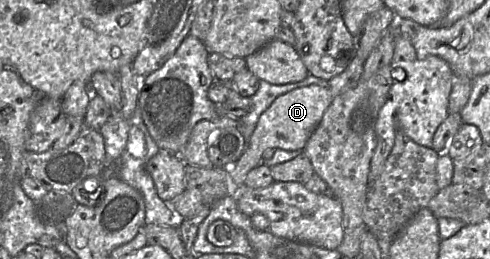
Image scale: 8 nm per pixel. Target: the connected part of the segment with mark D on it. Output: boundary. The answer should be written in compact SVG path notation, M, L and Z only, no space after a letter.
M308 85L278 96L259 117L242 156L228 168L229 194L227 196L237 197L244 187L246 175L261 163L262 154L267 149L280 148L288 151L303 151L333 98L330 89L320 85Z

